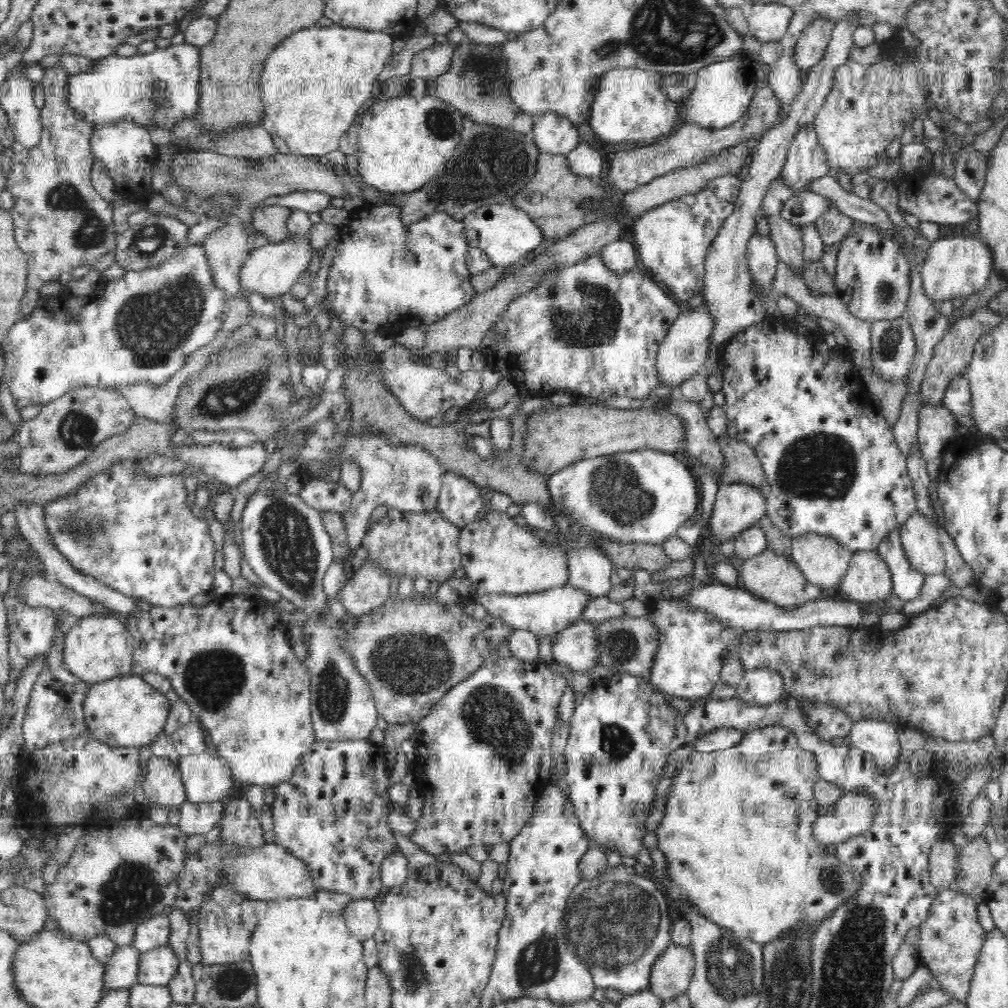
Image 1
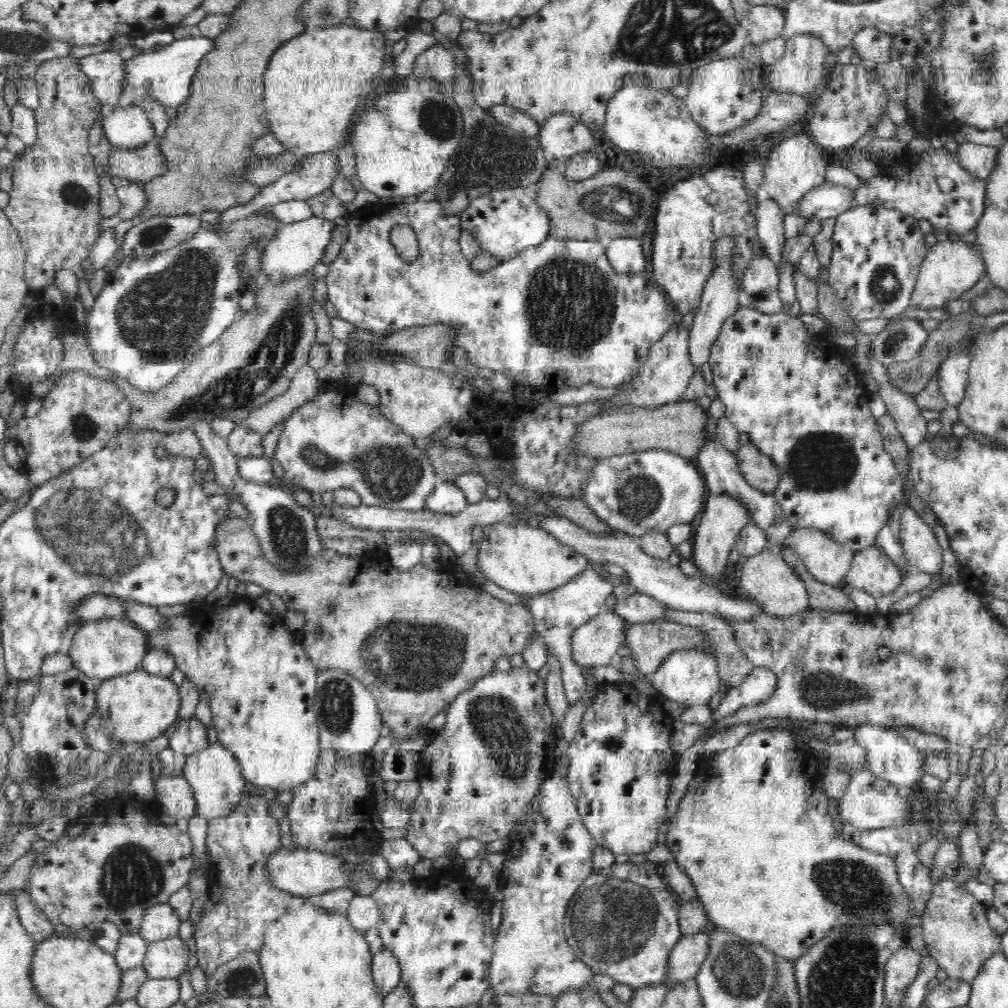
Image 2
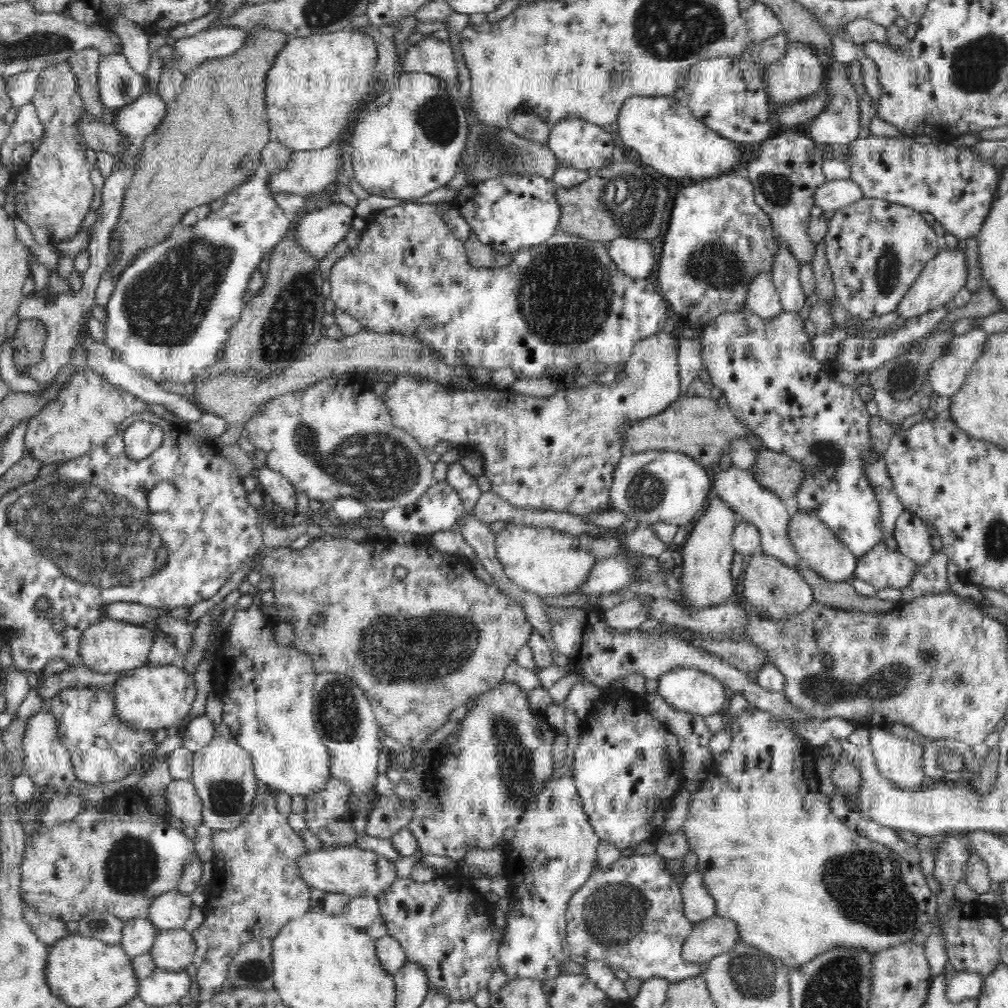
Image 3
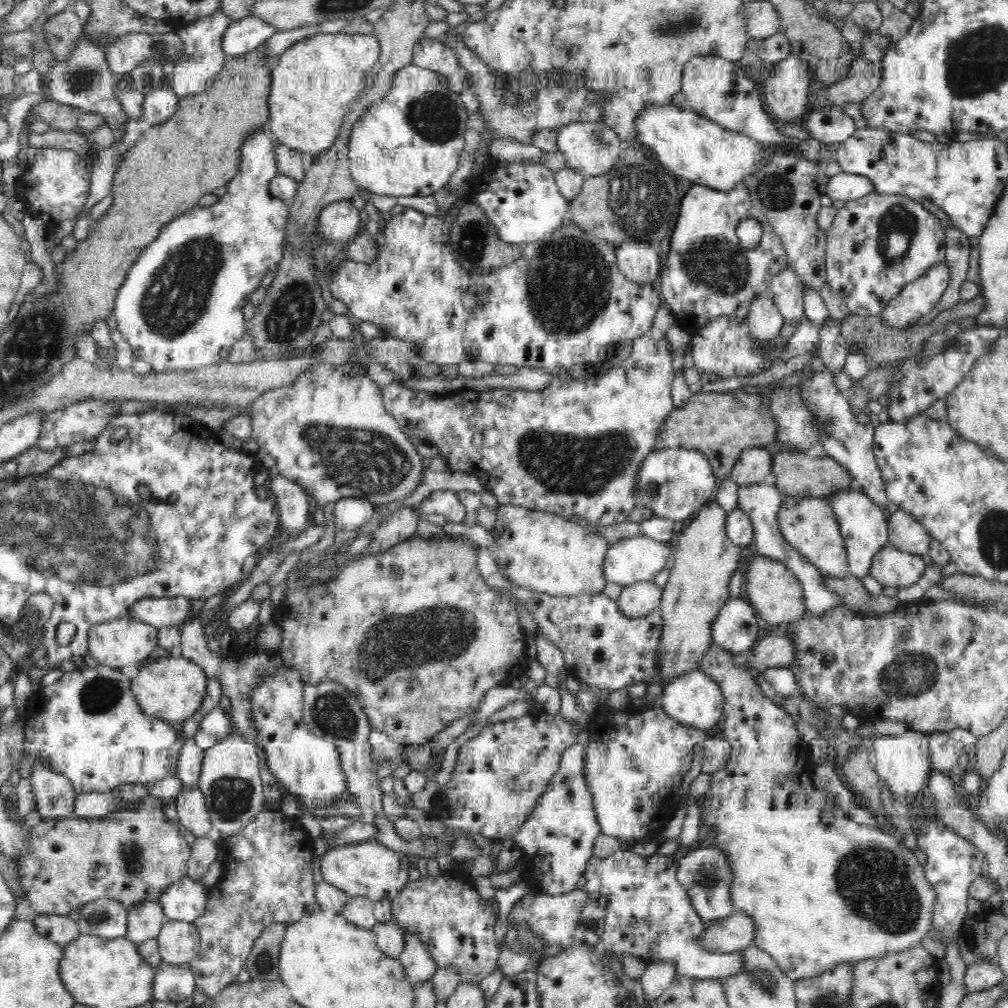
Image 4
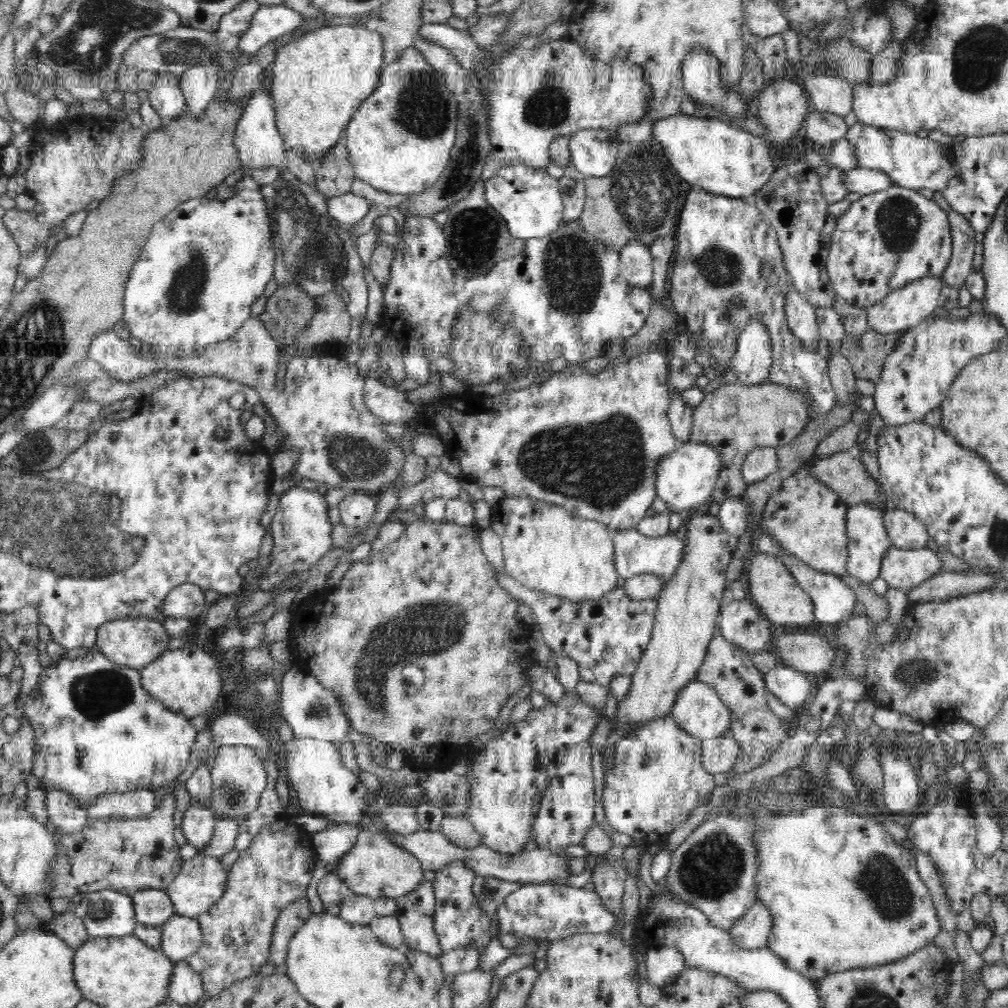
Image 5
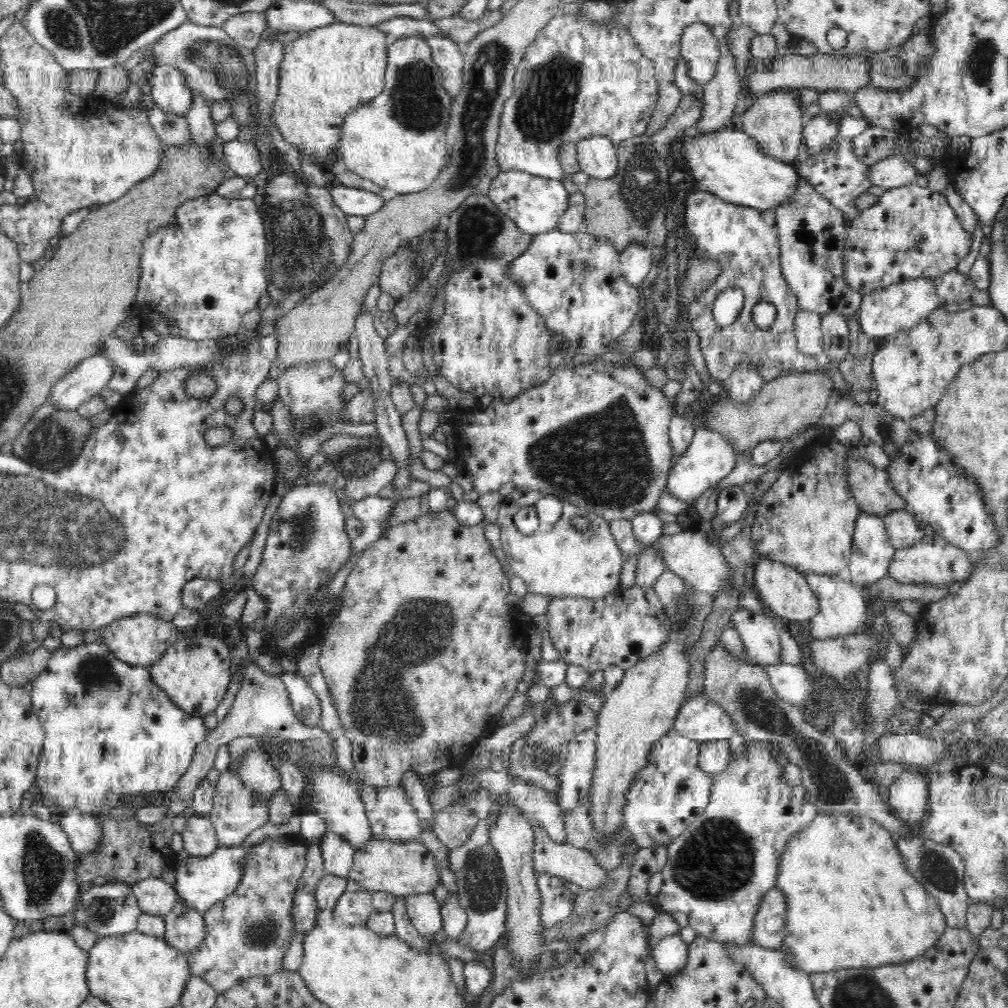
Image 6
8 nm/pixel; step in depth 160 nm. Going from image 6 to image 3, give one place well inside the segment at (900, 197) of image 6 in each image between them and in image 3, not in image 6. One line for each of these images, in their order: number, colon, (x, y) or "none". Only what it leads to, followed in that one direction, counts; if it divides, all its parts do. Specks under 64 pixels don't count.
3: (876, 249)
4: (877, 244)
5: (882, 241)

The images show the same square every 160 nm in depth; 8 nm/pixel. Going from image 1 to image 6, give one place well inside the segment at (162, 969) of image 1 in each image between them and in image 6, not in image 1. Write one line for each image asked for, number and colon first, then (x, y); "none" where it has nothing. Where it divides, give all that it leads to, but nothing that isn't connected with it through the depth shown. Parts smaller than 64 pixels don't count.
2: (167, 958)
3: (174, 949)
4: (178, 942)
5: (182, 936)
6: (185, 927)

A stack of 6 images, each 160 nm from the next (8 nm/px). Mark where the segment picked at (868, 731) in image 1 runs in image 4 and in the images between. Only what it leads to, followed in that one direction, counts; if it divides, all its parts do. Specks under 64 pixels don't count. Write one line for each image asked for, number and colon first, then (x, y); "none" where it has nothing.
2: (890, 756)
3: (899, 759)
4: (902, 761)

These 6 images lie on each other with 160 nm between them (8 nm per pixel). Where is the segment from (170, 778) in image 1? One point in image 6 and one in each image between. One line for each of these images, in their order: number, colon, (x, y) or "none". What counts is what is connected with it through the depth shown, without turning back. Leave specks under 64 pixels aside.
2: (174, 793)
3: (184, 807)
4: (191, 810)
5: (198, 825)
6: (199, 837)

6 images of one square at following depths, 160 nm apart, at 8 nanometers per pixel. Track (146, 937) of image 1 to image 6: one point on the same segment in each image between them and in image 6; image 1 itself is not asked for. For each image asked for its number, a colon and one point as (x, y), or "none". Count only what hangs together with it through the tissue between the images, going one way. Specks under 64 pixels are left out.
2: (160, 922)
3: (170, 910)
4: (185, 900)
5: (201, 881)
6: (200, 882)

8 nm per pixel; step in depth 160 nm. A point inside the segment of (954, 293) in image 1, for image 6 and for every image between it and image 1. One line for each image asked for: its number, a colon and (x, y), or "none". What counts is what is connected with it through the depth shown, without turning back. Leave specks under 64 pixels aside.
2: (949, 269)
3: (944, 276)
4: (919, 297)
5: (907, 307)
6: (885, 312)

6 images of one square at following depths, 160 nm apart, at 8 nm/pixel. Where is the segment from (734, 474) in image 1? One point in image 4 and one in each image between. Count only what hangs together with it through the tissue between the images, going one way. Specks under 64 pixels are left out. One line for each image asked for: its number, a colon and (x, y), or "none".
2: (758, 469)
3: (777, 472)
4: (795, 474)

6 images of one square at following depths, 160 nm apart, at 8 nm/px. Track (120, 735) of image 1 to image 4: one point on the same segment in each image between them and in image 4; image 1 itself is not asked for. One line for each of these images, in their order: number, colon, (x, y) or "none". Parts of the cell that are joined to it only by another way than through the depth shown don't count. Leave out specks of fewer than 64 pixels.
2: (136, 707)
3: (150, 697)
4: (172, 689)

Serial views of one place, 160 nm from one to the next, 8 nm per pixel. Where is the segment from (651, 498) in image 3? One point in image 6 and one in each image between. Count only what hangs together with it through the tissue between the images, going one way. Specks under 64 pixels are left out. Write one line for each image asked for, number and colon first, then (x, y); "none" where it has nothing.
4: (673, 482)
5: (685, 478)
6: (709, 458)

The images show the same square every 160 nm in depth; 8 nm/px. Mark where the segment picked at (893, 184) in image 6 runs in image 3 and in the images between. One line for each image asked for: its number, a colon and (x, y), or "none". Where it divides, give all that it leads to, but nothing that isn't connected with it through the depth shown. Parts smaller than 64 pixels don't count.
3: (832, 195)
4: (843, 186)
5: (863, 181)

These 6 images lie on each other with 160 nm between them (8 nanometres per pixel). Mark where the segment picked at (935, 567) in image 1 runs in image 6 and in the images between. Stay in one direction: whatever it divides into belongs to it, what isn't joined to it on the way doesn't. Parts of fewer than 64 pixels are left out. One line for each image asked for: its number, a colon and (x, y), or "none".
2: (920, 544)
3: (912, 536)
4: (906, 533)
5: (904, 530)
6: (904, 529)

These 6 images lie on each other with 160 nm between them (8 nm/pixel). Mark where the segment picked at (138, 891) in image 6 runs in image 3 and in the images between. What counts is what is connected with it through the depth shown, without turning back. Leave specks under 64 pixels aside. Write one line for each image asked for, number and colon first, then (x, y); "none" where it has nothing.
3: (139, 934)
4: (144, 922)
5: (153, 907)

